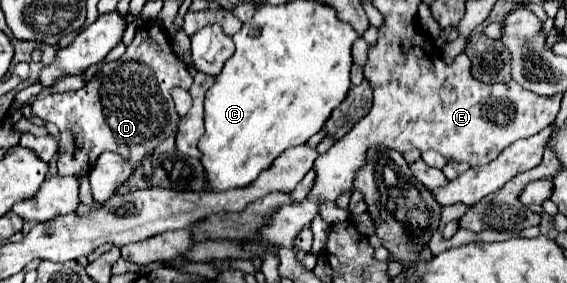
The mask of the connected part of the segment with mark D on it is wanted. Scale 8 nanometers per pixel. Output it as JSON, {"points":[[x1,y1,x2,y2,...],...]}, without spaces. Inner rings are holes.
{"points":[[151,23,141,31,137,31,133,43,127,47,125,55,119,61,105,65,83,89,55,93,37,100,32,105,34,116,47,119,59,127,59,133,61,133,59,159,57,159,59,175,71,175,79,181,79,195,83,205,91,207,95,203,91,195,89,173,95,167,101,153,115,151,135,169,135,167,141,167,143,159,151,155,159,143,163,143,169,135,173,137,177,135,177,125,181,115,175,111,175,103,171,97,171,89,175,87,175,83,191,83,191,75,187,73,185,65,175,57,167,31,157,23]]}

